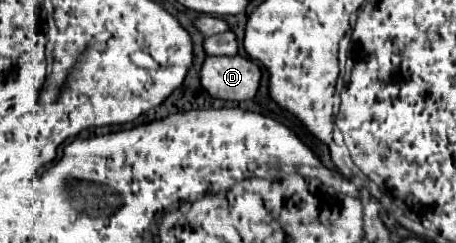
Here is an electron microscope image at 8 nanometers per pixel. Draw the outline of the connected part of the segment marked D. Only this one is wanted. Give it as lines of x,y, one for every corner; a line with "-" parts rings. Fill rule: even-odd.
207,56
201,72
201,86
219,100
249,100
261,82
259,66
243,56

